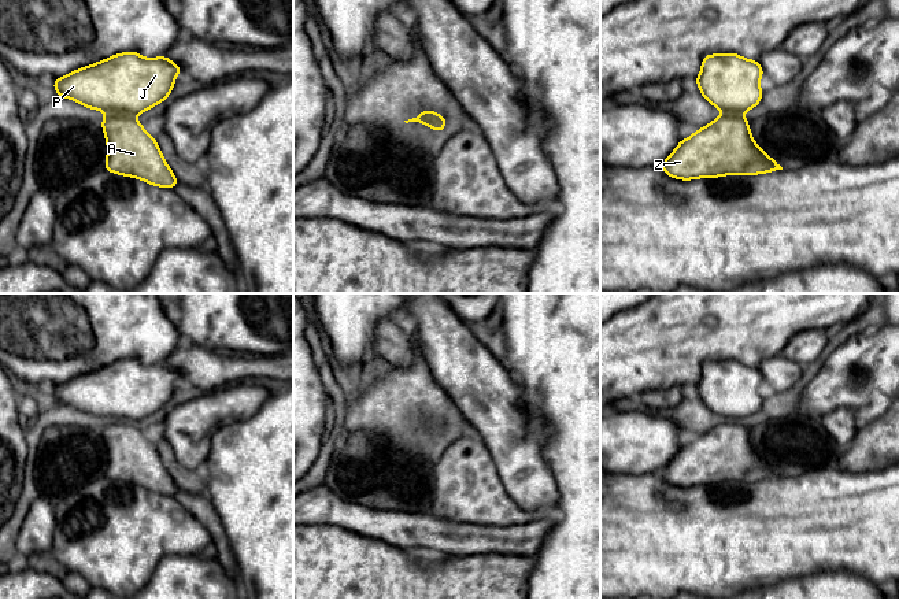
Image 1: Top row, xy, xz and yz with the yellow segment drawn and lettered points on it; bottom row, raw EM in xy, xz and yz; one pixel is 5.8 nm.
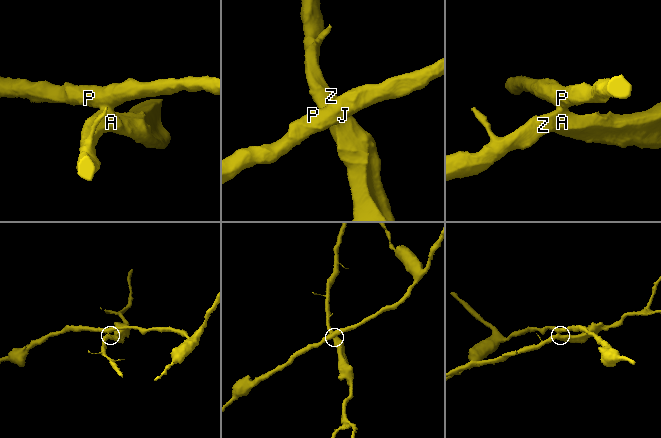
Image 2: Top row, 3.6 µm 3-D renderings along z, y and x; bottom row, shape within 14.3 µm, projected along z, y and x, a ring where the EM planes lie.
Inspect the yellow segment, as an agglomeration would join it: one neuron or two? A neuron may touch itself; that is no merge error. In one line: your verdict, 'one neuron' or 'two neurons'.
two neurons

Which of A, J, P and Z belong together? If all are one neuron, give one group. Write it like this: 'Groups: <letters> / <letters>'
Groups: A Z / J P

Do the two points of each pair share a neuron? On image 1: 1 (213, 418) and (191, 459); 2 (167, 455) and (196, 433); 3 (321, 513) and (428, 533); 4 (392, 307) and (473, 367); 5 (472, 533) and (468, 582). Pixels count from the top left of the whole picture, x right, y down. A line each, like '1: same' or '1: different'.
1: same
2: different
3: same
4: different
5: different

